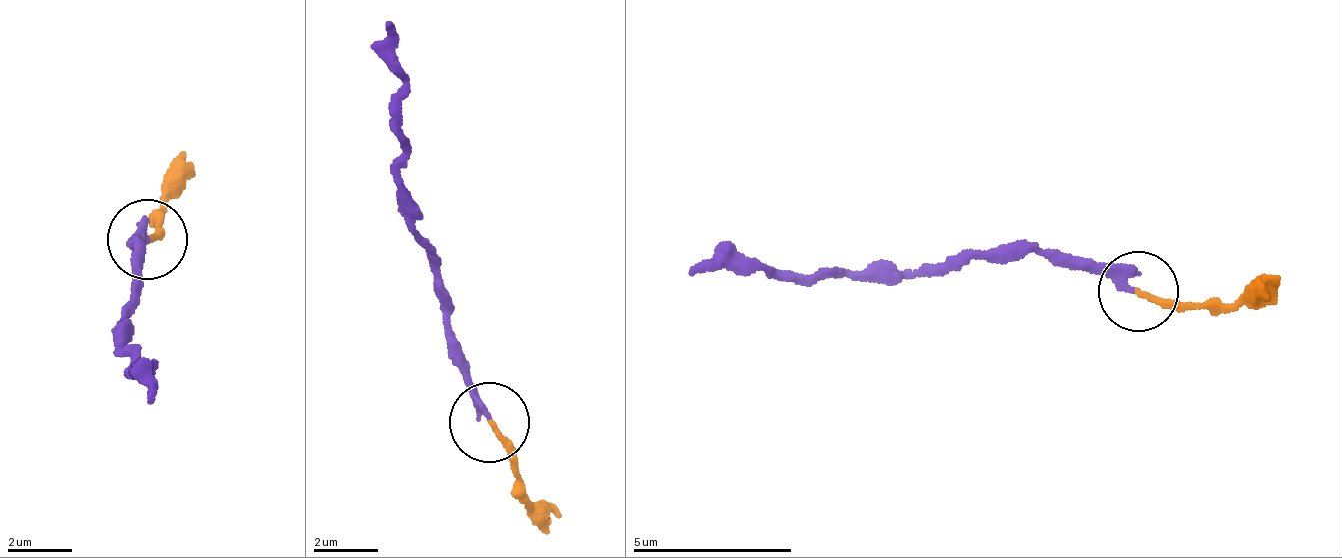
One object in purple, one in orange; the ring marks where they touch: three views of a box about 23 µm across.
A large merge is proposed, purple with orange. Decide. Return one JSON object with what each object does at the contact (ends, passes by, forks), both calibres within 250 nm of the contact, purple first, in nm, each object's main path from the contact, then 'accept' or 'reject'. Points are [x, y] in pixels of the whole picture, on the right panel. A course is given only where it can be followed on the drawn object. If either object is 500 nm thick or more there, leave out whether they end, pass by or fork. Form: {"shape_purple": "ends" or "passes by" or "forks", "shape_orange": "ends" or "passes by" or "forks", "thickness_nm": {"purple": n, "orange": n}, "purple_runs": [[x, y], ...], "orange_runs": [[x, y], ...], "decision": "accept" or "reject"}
{"shape_purple": "ends", "shape_orange": "ends", "thickness_nm": {"purple": 320, "orange": 170}, "purple_runs": [[1132, 293], [1039, 252], [855, 275], [722, 266], [689, 273]], "orange_runs": [[1140, 292], [1225, 305], [1281, 280]], "decision": "reject"}

